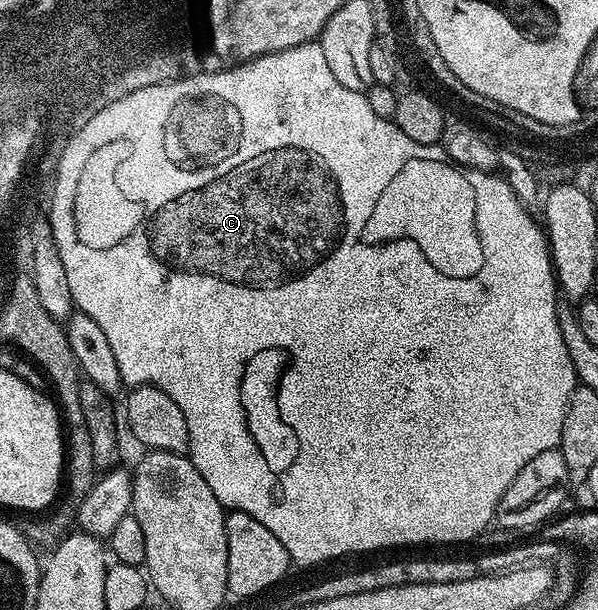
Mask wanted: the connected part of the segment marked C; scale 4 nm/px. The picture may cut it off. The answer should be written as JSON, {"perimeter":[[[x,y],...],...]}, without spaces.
{"perimeter":[[[314,40],[314,41],[312,41],[312,42],[304,42],[304,43],[303,43],[303,44],[299,44],[299,45],[298,45],[298,46],[296,46],[296,47],[295,47],[295,48],[287,48],[287,49],[286,49],[286,50],[280,50],[280,51],[279,51],[279,52],[275,52],[275,53],[274,53],[274,54],[264,54],[264,55],[263,55],[263,56],[259,56],[259,57],[258,57],[258,58],[254,58],[254,59],[253,59],[253,61],[251,61],[251,62],[243,62],[243,63],[241,63],[241,65],[239,65],[239,66],[230,66],[230,67],[229,67],[229,69],[228,69],[228,70],[218,70],[218,69],[216,69],[216,68],[213,68],[213,69],[210,69],[210,70],[211,70],[211,72],[210,72],[210,74],[193,74],[193,75],[191,75],[191,76],[190,76],[190,78],[188,78],[188,76],[182,76],[182,77],[179,77],[179,78],[177,78],[177,79],[175,79],[175,80],[174,80],[174,81],[173,81],[173,82],[165,82],[165,83],[159,83],[159,84],[155,84],[155,85],[154,85],[154,86],[153,86],[153,87],[145,87],[145,88],[139,88],[139,90],[138,90],[138,91],[135,91],[135,92],[131,92],[131,94],[130,94],[130,95],[127,95],[127,96],[123,96],[123,98],[122,98],[122,99],[121,99],[121,100],[116,100],[116,102],[115,102],[115,103],[111,103],[111,104],[107,104],[107,106],[106,106],[106,107],[104,107],[104,108],[103,108],[103,109],[102,109],[102,110],[101,110],[101,111],[99,111],[99,112],[98,112],[98,114],[97,114],[97,115],[95,115],[95,116],[92,116],[92,118],[91,118],[91,120],[89,120],[89,121],[88,121],[88,122],[87,122],[87,124],[85,124],[85,125],[84,125],[84,126],[83,126],[83,128],[80,128],[80,130],[79,130],[79,131],[77,131],[77,132],[75,132],[75,134],[74,134],[74,136],[73,136],[73,138],[72,138],[72,139],[70,139],[70,141],[69,141],[69,144],[68,144],[68,149],[67,149],[67,152],[66,152],[66,153],[65,153],[65,154],[64,154],[64,155],[62,155],[62,157],[61,157],[61,164],[60,164],[60,169],[59,169],[59,176],[57,176],[57,177],[55,177],[55,178],[54,178],[54,184],[56,184],[56,186],[57,186],[57,188],[56,188],[56,191],[55,191],[55,198],[54,198],[54,200],[53,200],[53,203],[54,203],[54,204],[55,204],[55,216],[54,216],[54,217],[53,217],[53,218],[52,218],[52,228],[53,228],[53,239],[54,239],[54,240],[55,240],[55,244],[56,244],[56,245],[57,245],[57,247],[58,247],[58,248],[59,248],[59,260],[63,260],[63,268],[67,268],[67,274],[71,274],[71,276],[73,276],[73,286],[89,286],[89,310],[121,310],[121,320],[119,320],[119,322],[115,322],[115,324],[111,324],[111,326],[105,326],[105,318],[96,318],[96,320],[95,320],[95,324],[99,324],[99,328],[103,328],[103,333],[105,333],[105,335],[107,335],[107,340],[108,340],[108,341],[109,341],[109,343],[111,343],[111,352],[115,352],[115,361],[116,361],[116,363],[118,363],[118,364],[119,364],[119,372],[120,372],[120,373],[121,373],[121,380],[122,380],[122,383],[124,383],[124,385],[125,385],[125,386],[126,386],[126,387],[129,387],[129,388],[132,388],[132,387],[134,387],[134,386],[154,386],[154,387],[155,387],[155,388],[159,388],[159,389],[160,389],[160,390],[162,390],[162,391],[163,391],[163,392],[167,392],[167,396],[171,396],[171,400],[175,400],[175,404],[179,404],[179,412],[183,412],[183,420],[187,420],[187,432],[188,432],[188,433],[189,433],[189,449],[188,449],[188,451],[187,451],[187,457],[189,457],[189,459],[191,459],[191,460],[192,460],[192,461],[193,461],[193,463],[194,463],[194,464],[195,464],[195,468],[196,468],[196,469],[197,469],[197,471],[198,471],[198,472],[199,472],[199,476],[203,476],[203,480],[207,480],[207,488],[211,488],[211,492],[212,492],[212,493],[213,493],[213,495],[214,495],[214,496],[215,496],[215,500],[219,500],[219,504],[220,504],[220,505],[221,505],[221,506],[223,506],[223,507],[225,507],[225,509],[226,509],[226,511],[231,511],[231,510],[238,510],[238,511],[239,511],[239,512],[247,512],[247,516],[255,516],[255,520],[259,520],[259,524],[263,524],[263,528],[267,528],[267,529],[268,529],[268,530],[269,530],[269,531],[270,531],[270,532],[272,532],[272,533],[273,533],[273,535],[275,535],[275,536],[276,536],[276,538],[278,538],[278,540],[279,540],[279,544],[283,544],[283,548],[287,548],[287,552],[288,552],[288,553],[289,553],[289,560],[290,560],[290,563],[293,563],[293,564],[296,564],[296,565],[297,565],[297,562],[298,562],[298,564],[299,564],[299,565],[301,565],[301,566],[317,566],[317,565],[319,565],[319,564],[320,564],[320,562],[329,562],[329,561],[331,561],[331,560],[332,560],[332,558],[341,558],[341,557],[343,557],[343,556],[344,556],[344,554],[361,554],[361,553],[363,553],[363,552],[364,552],[364,550],[381,550],[381,549],[383,549],[383,548],[384,548],[384,546],[417,546],[417,545],[419,545],[419,544],[420,544],[420,542],[469,542],[469,541],[471,541],[471,540],[472,540],[472,538],[473,538],[473,537],[475,537],[475,536],[476,536],[476,534],[481,534],[481,533],[483,533],[483,532],[484,532],[484,530],[485,530],[485,529],[487,529],[487,528],[488,528],[488,526],[489,526],[489,522],[490,522],[490,526],[491,526],[491,523],[492,523],[492,522],[493,522],[493,521],[494,521],[494,518],[495,518],[495,515],[496,515],[496,513],[497,513],[497,505],[498,505],[498,504],[499,504],[499,500],[503,500],[503,492],[507,492],[507,488],[511,488],[511,480],[515,480],[515,476],[519,476],[519,471],[520,471],[520,470],[521,470],[521,469],[523,469],[523,464],[527,464],[527,460],[535,460],[535,456],[539,456],[539,452],[547,452],[547,451],[548,451],[548,450],[555,450],[555,449],[558,449],[558,447],[560,447],[560,444],[561,444],[561,437],[562,437],[562,436],[563,436],[563,420],[564,420],[564,419],[565,419],[565,413],[566,413],[566,412],[567,412],[567,408],[568,408],[568,407],[569,407],[569,401],[570,401],[570,400],[571,400],[571,396],[572,396],[572,395],[573,395],[573,391],[574,391],[574,390],[576,390],[576,389],[577,389],[577,387],[578,387],[578,385],[579,385],[579,381],[578,381],[578,378],[577,378],[577,374],[576,374],[576,370],[575,370],[575,368],[574,368],[574,367],[573,367],[573,364],[572,364],[572,362],[571,362],[571,356],[569,356],[569,355],[568,355],[568,350],[567,350],[567,347],[566,347],[566,345],[565,345],[565,344],[563,344],[563,337],[562,337],[562,333],[561,333],[561,332],[560,332],[560,328],[559,328],[559,320],[557,320],[557,319],[556,319],[556,310],[557,310],[557,306],[558,306],[558,303],[559,303],[559,287],[558,287],[558,284],[557,284],[557,275],[556,275],[556,273],[555,273],[555,271],[554,271],[554,268],[553,268],[553,260],[552,260],[552,258],[550,258],[550,257],[549,257],[549,240],[548,240],[548,238],[546,238],[546,237],[545,237],[545,232],[544,232],[544,229],[543,229],[543,226],[542,226],[542,223],[541,223],[541,222],[540,222],[540,221],[538,221],[538,219],[537,219],[537,222],[536,222],[536,220],[535,220],[535,219],[533,219],[533,218],[532,218],[532,216],[533,216],[533,214],[532,214],[532,213],[531,213],[531,210],[530,210],[530,209],[529,209],[529,208],[528,208],[528,207],[526,207],[526,206],[525,206],[525,205],[523,205],[523,203],[521,203],[521,202],[520,202],[520,201],[519,201],[519,200],[518,200],[518,198],[517,198],[517,196],[516,196],[516,194],[515,194],[515,192],[514,192],[514,191],[513,191],[513,190],[512,190],[512,189],[511,189],[511,188],[510,188],[510,186],[509,186],[509,185],[508,185],[508,183],[507,183],[507,182],[506,182],[506,179],[505,179],[505,178],[504,178],[504,177],[501,177],[501,176],[498,176],[498,175],[497,175],[497,174],[496,174],[496,173],[493,173],[493,172],[486,172],[486,171],[483,171],[483,170],[467,170],[467,169],[465,169],[465,167],[463,167],[463,166],[459,166],[459,165],[456,165],[456,164],[455,164],[455,252],[439,252],[439,254],[453,254],[453,256],[457,256],[457,258],[471,258],[471,260],[449,260],[449,258],[439,258],[439,262],[423,262],[423,238],[409,238],[409,264],[393,264],[393,174],[401,174],[401,172],[407,172],[407,174],[409,174],[409,172],[415,172],[415,174],[417,174],[417,164],[444,164],[444,163],[445,163],[445,161],[446,161],[446,159],[445,159],[445,158],[444,158],[444,157],[441,157],[441,156],[427,156],[427,150],[426,150],[426,147],[424,147],[424,146],[420,146],[420,144],[419,144],[419,143],[418,143],[418,142],[416,142],[416,141],[415,141],[415,140],[411,140],[411,136],[407,136],[407,132],[403,132],[403,131],[402,131],[402,130],[401,130],[401,129],[399,129],[399,127],[398,127],[398,126],[397,126],[397,124],[396,124],[396,122],[394,122],[394,121],[393,121],[393,119],[392,119],[392,118],[384,118],[384,117],[383,117],[383,116],[379,116],[379,115],[378,115],[378,113],[376,113],[376,112],[375,112],[375,111],[374,111],[374,109],[372,109],[372,108],[371,108],[371,104],[370,104],[370,103],[369,103],[369,100],[368,100],[368,97],[366,97],[366,95],[365,95],[365,94],[364,94],[364,93],[362,93],[362,91],[359,91],[359,90],[352,90],[352,89],[351,89],[351,88],[343,88],[343,84],[339,84],[339,80],[335,80],[335,75],[334,75],[334,74],[332,74],[332,72],[331,72],[331,68],[327,68],[327,56],[323,56],[323,48],[322,48],[322,47],[321,47],[321,43],[320,43],[320,41],[317,41],[317,40]]]}

